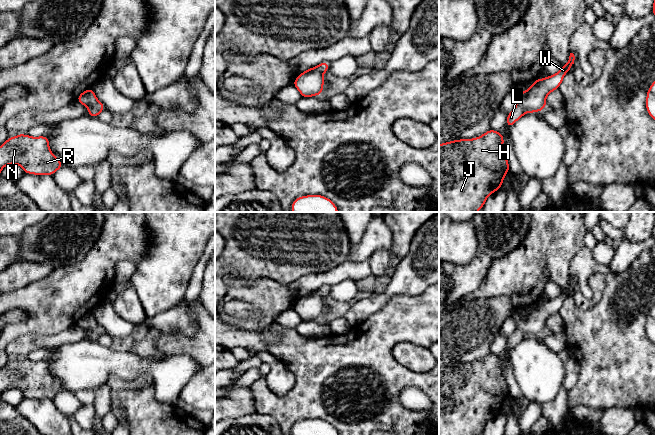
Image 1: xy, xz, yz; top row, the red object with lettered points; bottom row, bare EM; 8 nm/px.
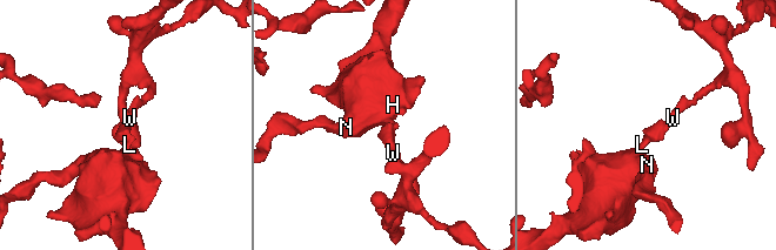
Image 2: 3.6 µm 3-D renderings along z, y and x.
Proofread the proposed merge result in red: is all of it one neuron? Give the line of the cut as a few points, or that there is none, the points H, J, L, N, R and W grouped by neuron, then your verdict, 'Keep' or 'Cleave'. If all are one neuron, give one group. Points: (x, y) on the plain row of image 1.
Split along yz (517, 327), (526, 336). Groups: H J L N R / W. Cleave

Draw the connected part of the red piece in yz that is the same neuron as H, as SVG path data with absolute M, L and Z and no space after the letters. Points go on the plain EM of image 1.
M490 353L480 361L439 368L439 435L479 435L487 421L501 413L502 406L510 395L503 367L503 359Z

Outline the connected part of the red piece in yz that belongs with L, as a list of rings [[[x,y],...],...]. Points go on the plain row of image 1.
[[[517,328],[514,333],[509,338],[507,338],[506,350],[511,352],[513,348],[525,337],[526,335],[524,334],[524,332],[521,329]]]

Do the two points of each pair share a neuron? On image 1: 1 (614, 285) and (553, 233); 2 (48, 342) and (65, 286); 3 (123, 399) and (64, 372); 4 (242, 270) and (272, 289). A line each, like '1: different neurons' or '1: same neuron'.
1: different neurons
2: different neurons
3: different neurons
4: different neurons

